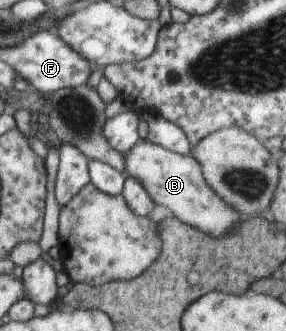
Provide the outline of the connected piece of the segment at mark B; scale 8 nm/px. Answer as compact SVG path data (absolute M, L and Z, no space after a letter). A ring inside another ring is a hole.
M142 140L136 143L124 156L124 175L136 177L148 191L155 204L166 206L178 222L195 226L196 229L220 239L230 233L232 245L243 243L239 239L240 213L214 192L205 181L201 164L192 154L181 155ZM232 231L232 232L231 232Z

